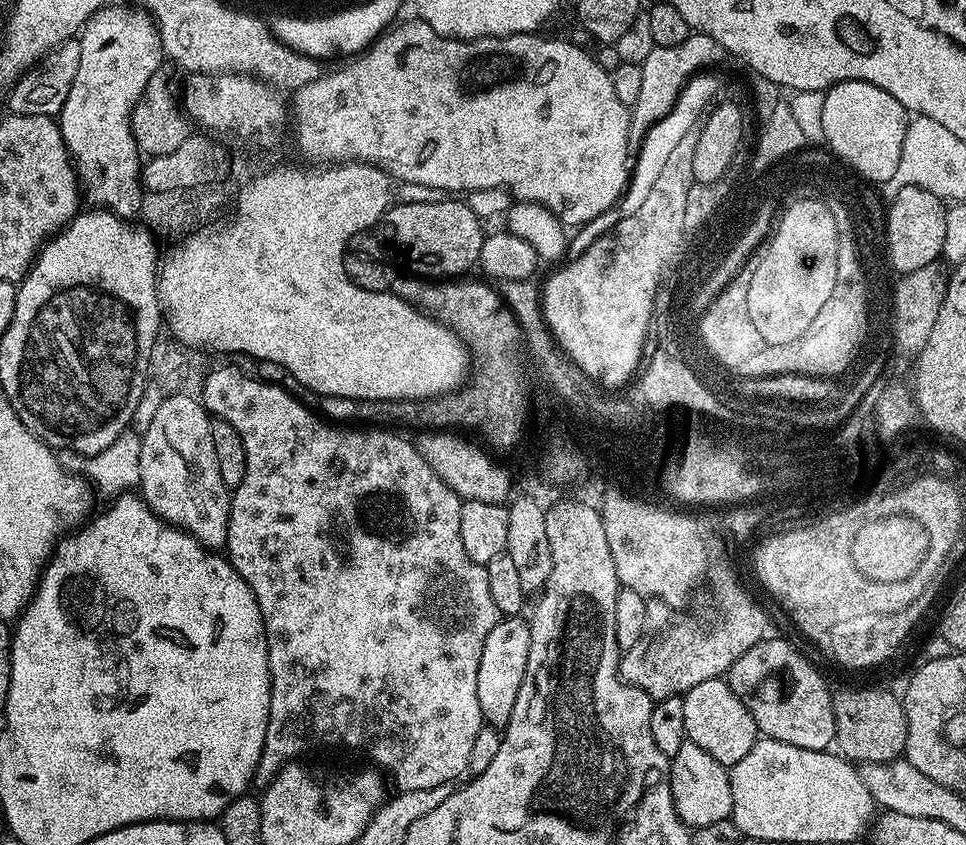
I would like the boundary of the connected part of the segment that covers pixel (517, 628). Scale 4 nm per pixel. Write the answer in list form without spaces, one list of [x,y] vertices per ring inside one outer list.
[[[520,616],[502,618],[486,634],[486,646],[482,646],[482,658],[478,662],[478,706],[485,721],[492,726],[503,726],[514,710],[518,690],[526,674],[526,662],[530,650],[529,621]]]

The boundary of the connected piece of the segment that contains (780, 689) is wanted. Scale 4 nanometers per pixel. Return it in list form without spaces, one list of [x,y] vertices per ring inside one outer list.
[[[765,638],[759,640],[755,646],[753,646],[750,650],[743,652],[743,654],[741,654],[741,656],[734,661],[731,668],[729,668],[726,673],[728,685],[732,687],[734,694],[738,694],[740,697],[746,698],[748,709],[754,718],[754,722],[756,723],[759,735],[761,737],[770,740],[777,740],[778,742],[786,742],[790,746],[798,746],[802,750],[814,750],[815,752],[822,752],[831,749],[836,738],[836,727],[834,726],[834,712],[832,704],[832,697],[834,695],[833,689],[828,689],[828,684],[826,681],[824,681],[823,674],[820,673],[819,670],[816,669],[815,666],[812,665],[811,662],[808,661],[807,658],[795,648],[794,645],[787,644],[787,642],[784,640],[772,639],[773,638]]]

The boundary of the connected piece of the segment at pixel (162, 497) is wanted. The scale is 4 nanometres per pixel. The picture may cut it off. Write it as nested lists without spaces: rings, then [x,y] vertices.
[[[163,397],[149,429],[141,435],[137,460],[140,494],[156,516],[183,529],[206,548],[218,550],[227,543],[231,493],[218,473],[211,415],[197,397]]]

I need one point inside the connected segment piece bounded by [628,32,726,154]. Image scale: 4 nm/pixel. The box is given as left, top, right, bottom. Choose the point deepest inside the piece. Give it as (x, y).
(669, 68)

